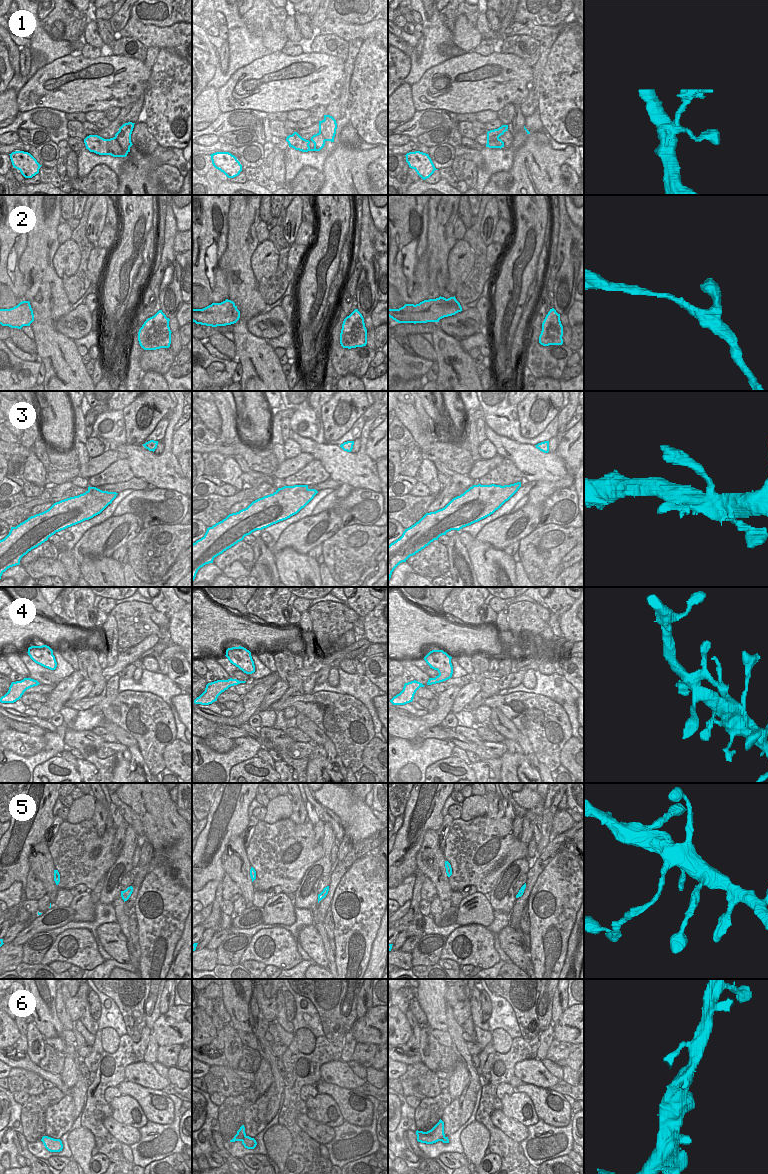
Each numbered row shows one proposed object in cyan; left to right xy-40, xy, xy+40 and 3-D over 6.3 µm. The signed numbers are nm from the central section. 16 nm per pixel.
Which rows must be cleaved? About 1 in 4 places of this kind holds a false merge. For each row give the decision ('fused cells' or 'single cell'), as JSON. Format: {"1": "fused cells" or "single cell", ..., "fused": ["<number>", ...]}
{"1": "fused cells", "2": "single cell", "3": "single cell", "4": "single cell", "5": "fused cells", "6": "single cell", "fused": ["1", "5"]}

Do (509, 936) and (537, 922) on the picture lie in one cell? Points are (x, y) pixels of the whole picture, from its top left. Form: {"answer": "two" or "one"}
{"answer": "two"}

